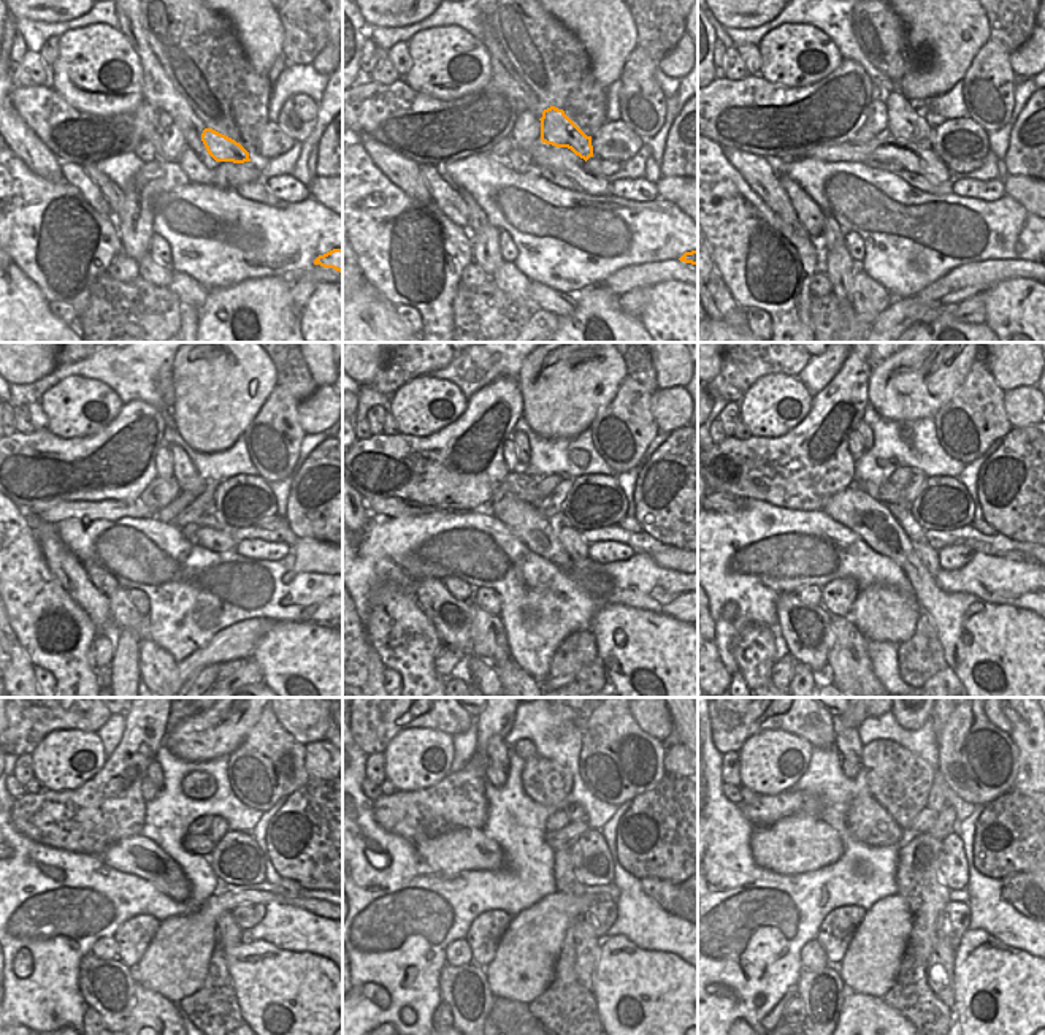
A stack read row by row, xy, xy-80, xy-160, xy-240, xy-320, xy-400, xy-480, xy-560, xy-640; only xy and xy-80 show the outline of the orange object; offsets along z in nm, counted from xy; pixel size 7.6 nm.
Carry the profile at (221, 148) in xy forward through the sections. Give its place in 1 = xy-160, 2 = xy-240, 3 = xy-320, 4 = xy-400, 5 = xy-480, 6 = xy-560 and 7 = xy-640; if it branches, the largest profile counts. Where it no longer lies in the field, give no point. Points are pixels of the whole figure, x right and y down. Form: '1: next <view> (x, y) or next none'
1: next xy-160 (903, 121)
2: next xy-240 (184, 473)
3: next xy-320 (520, 439)
4: next xy-400 (865, 430)
5: next xy-480 (154, 772)
6: next xy-560 (497, 750)
7: next xy-640 (847, 742)

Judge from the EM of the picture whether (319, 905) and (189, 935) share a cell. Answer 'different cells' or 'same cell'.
same cell

